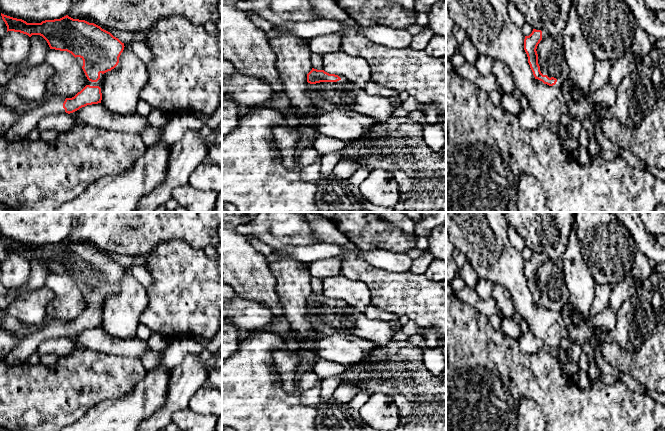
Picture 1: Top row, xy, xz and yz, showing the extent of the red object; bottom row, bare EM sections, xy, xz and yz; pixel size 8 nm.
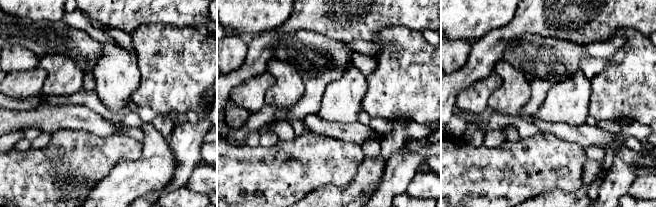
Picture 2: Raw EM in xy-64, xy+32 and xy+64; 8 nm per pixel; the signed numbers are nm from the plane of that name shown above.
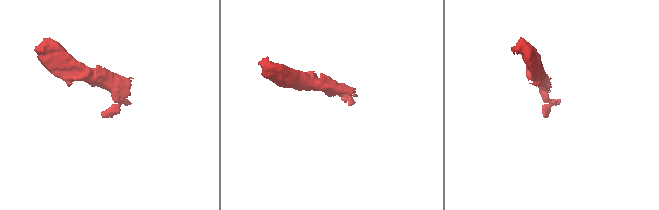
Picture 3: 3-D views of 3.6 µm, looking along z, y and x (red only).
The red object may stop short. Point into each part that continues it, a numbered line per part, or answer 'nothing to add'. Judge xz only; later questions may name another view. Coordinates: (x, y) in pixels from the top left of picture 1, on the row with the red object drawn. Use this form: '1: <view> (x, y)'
1: xz (341, 95)

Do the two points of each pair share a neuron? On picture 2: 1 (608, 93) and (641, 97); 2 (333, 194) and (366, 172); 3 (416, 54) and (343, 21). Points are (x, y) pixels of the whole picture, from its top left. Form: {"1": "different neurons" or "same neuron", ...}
{"1": "same neuron", "2": "same neuron", "3": "different neurons"}

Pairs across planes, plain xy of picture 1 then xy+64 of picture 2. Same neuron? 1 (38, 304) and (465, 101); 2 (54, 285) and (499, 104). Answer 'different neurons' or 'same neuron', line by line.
1: same neuron
2: same neuron

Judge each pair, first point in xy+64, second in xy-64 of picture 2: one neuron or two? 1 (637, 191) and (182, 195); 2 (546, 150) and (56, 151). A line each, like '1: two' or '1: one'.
1: two
2: one

